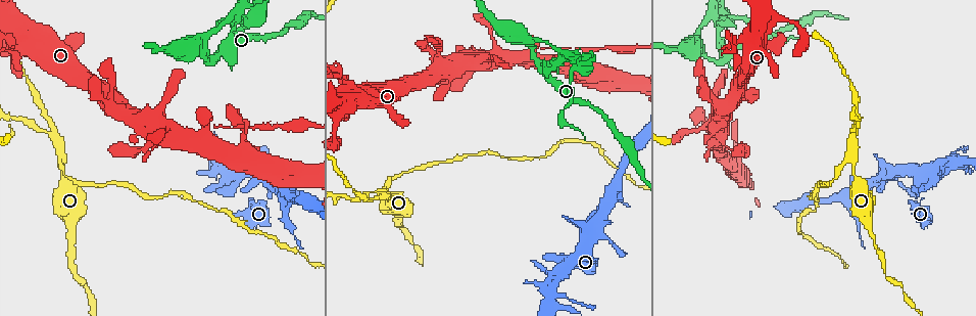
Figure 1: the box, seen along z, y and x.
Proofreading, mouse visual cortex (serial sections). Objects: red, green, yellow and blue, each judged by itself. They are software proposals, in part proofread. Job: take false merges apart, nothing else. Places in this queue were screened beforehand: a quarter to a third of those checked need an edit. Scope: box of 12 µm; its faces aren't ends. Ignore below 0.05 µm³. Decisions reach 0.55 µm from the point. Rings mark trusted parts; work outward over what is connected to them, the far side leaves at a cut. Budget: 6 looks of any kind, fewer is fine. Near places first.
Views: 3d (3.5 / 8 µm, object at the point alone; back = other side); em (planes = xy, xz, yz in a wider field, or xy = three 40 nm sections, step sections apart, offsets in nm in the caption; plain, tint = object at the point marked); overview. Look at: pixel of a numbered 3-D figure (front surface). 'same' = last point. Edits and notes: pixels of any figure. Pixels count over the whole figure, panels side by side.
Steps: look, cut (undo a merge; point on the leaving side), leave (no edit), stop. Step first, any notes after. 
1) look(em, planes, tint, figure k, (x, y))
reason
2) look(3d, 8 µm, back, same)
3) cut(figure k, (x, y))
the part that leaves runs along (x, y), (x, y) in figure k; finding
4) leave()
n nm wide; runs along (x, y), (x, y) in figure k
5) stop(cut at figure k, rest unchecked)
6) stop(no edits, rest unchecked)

look(3d, 3.5 µm, figure 1, (737, 40))
thick turns thin

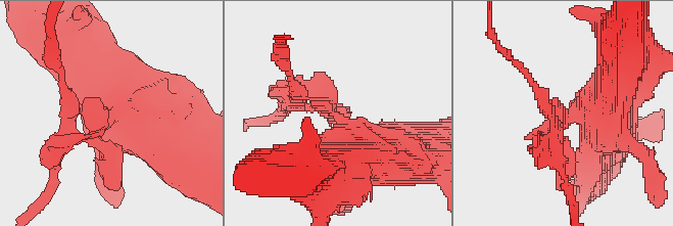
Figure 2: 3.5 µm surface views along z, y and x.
look(em, xy, step 3, tint, figure 2, (111, 118))

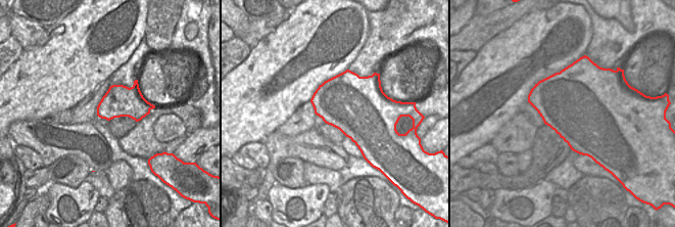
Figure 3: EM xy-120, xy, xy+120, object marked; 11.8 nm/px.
cut(figure 2, (304, 106))
700 nm wide; the part that leaves runs along (567, 121), (559, 127), (567, 139), (562, 189) in figure 2; two cells meet here

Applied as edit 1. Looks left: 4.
look(overview)

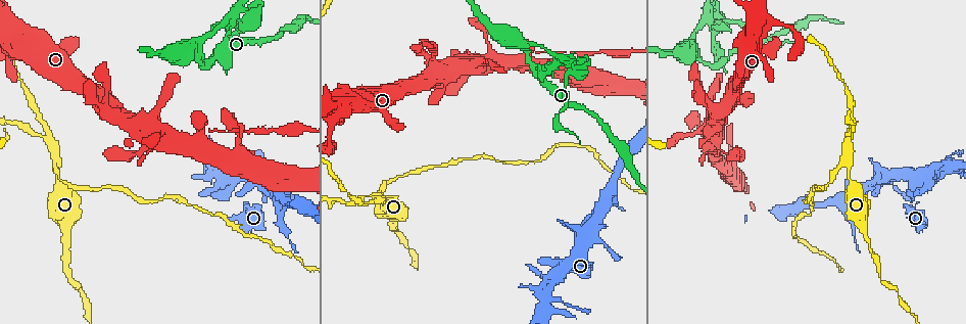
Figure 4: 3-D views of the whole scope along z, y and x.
look(3d, 3.5 µm, figure 4, (212, 57))

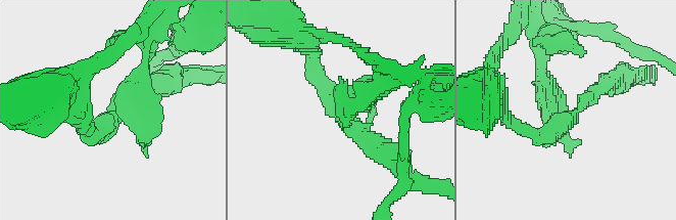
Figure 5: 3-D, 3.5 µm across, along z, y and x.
look(em, planes, tint, figure 5, (110, 119))

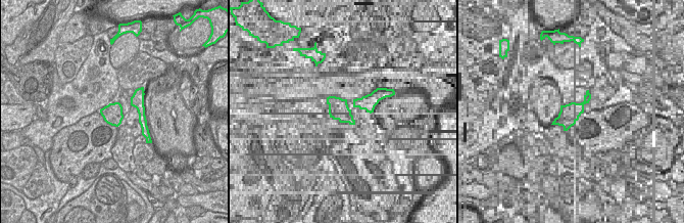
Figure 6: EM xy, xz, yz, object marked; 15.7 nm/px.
leave()
320 nm wide; runs along (375, 147), (319, 85), (312, 56) in figure 5; all the same cell

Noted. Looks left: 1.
stop(cut at figure 2, rest unchecked)

